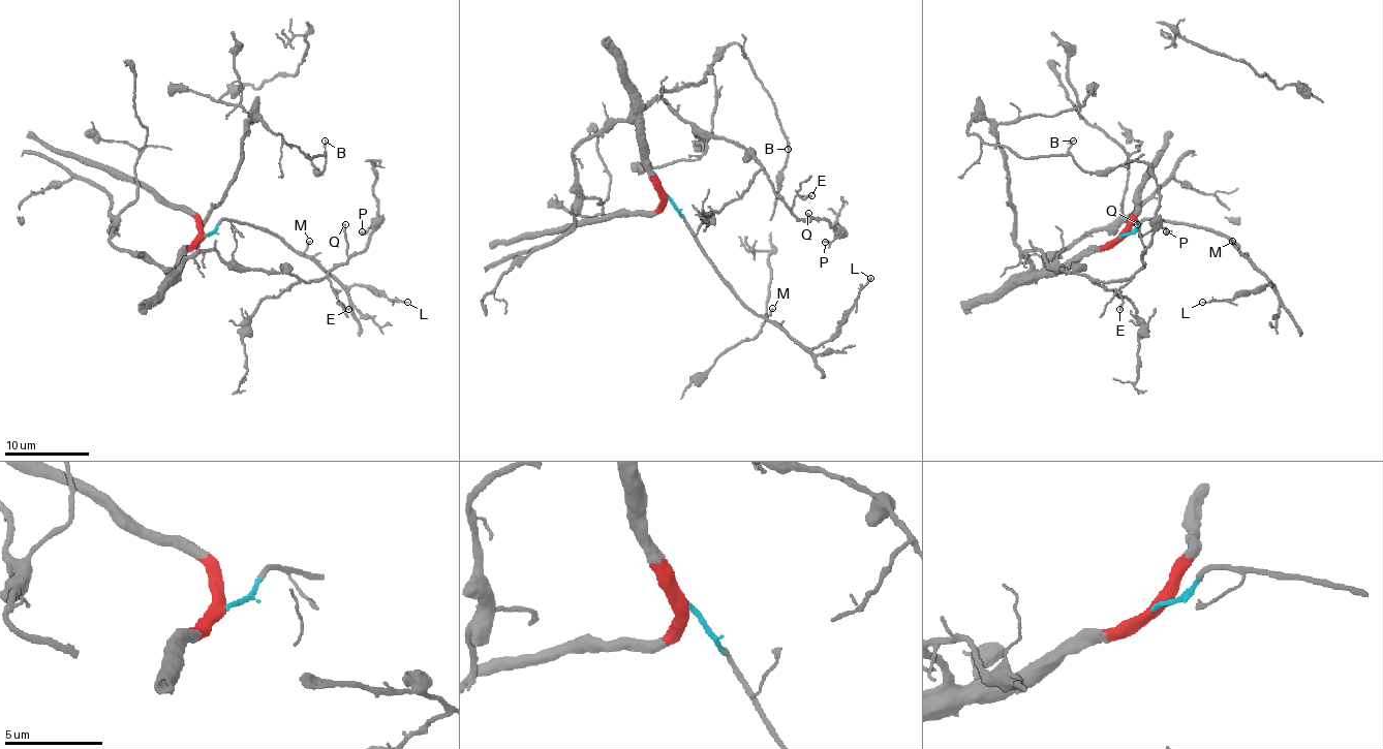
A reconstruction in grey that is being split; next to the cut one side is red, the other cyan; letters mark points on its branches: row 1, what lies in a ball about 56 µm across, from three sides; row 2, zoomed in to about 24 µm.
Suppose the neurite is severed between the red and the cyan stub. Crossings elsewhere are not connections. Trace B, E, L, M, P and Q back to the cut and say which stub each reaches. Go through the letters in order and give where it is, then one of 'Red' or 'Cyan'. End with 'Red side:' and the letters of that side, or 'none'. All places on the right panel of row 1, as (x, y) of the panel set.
B: Place: (1073, 141). Red
E: Place: (1119, 309). Red
L: Place: (1202, 302). Cyan
M: Place: (1232, 241). Cyan
P: Place: (1166, 231). Red
Q: Place: (1137, 224). Red
Red side: B, E, P, Q

